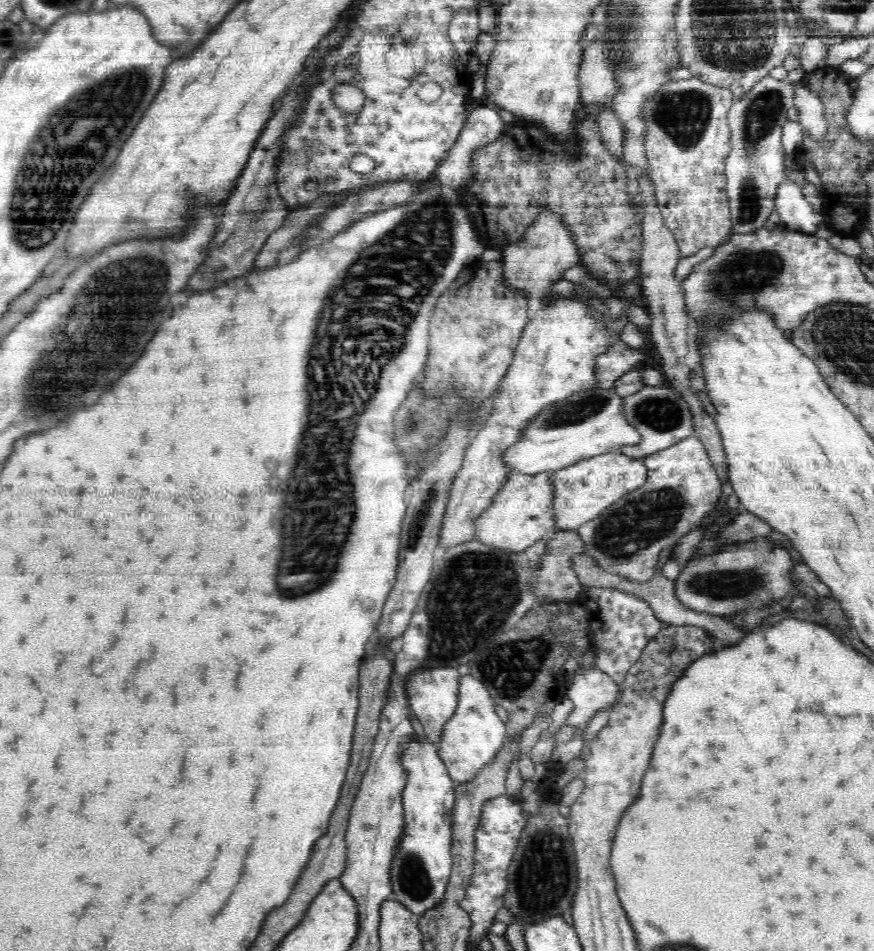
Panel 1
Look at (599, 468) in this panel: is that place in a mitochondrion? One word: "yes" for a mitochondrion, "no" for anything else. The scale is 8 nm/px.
no

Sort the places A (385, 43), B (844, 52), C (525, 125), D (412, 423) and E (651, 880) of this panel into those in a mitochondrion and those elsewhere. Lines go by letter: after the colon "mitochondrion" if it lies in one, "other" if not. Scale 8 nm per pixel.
A: mitochondrion
B: other
C: other
D: mitochondrion
E: other

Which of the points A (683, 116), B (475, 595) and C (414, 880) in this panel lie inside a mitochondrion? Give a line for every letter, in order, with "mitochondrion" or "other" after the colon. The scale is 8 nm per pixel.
A: mitochondrion
B: mitochondrion
C: mitochondrion

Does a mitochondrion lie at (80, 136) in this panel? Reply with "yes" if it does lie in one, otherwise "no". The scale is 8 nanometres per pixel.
yes

